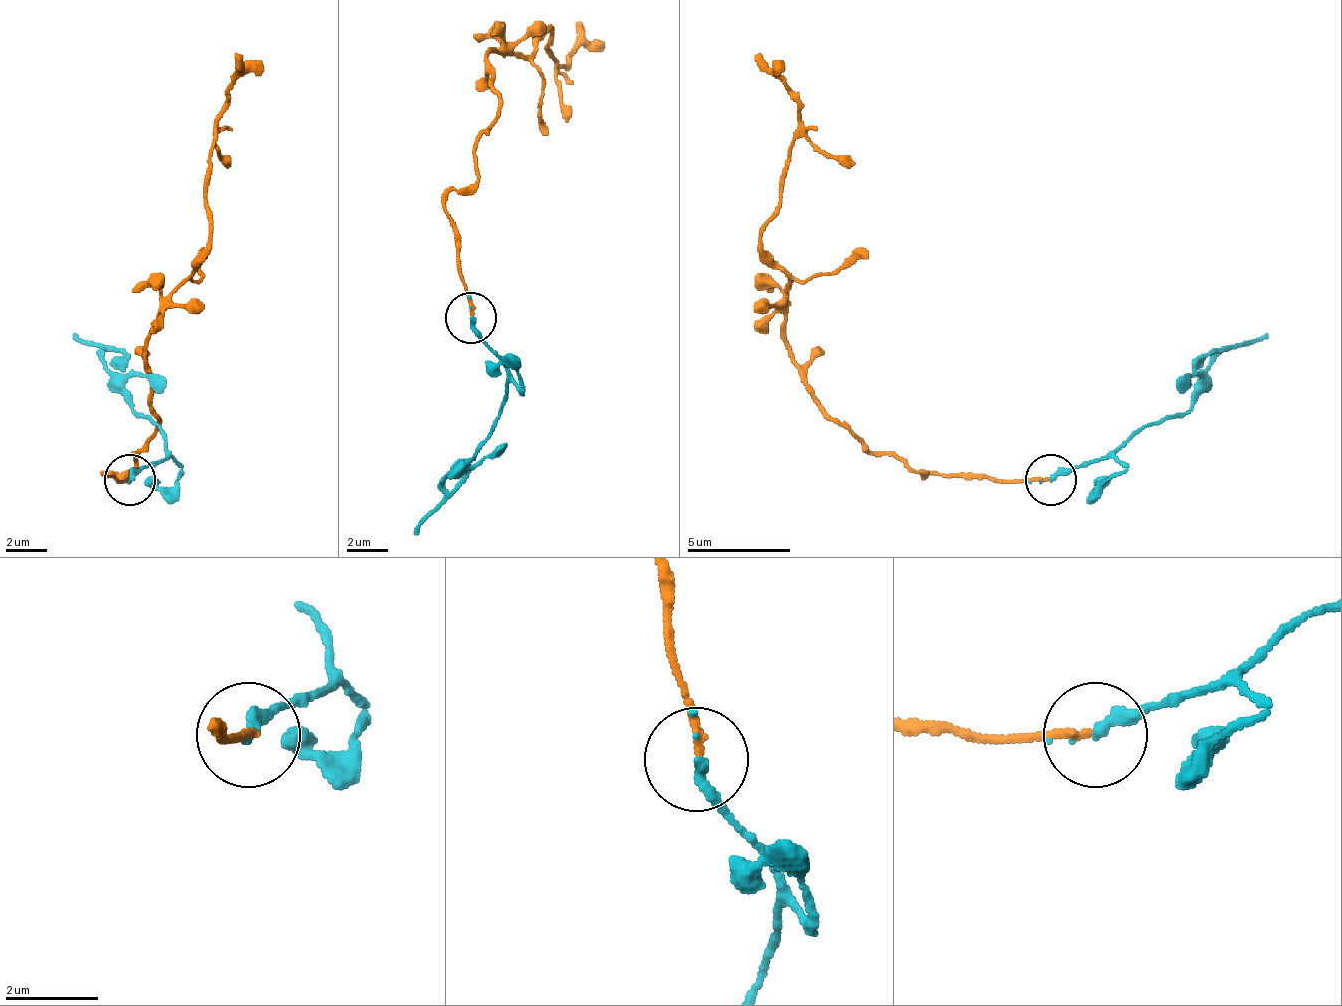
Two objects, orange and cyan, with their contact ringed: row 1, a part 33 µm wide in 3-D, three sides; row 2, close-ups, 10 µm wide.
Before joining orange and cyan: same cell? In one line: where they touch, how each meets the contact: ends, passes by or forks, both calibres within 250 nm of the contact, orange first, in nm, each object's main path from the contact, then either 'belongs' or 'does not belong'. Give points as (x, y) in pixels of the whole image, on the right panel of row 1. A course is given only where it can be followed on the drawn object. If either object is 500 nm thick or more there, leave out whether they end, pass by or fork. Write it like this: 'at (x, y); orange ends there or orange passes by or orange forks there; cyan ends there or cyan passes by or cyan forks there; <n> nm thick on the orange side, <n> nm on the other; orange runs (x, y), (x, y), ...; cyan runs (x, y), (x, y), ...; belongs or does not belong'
at (1050, 479); orange ends there; cyan ends there; 170 nm thick on the orange side, 280 nm on the other; orange runs (1049, 481), (931, 476), (874, 455), (792, 357), (787, 270), (761, 244), (797, 115), (782, 59); cyan runs (1049, 481), (1070, 476), (1137, 434), (1178, 419), (1219, 352), (1265, 332); belongs

